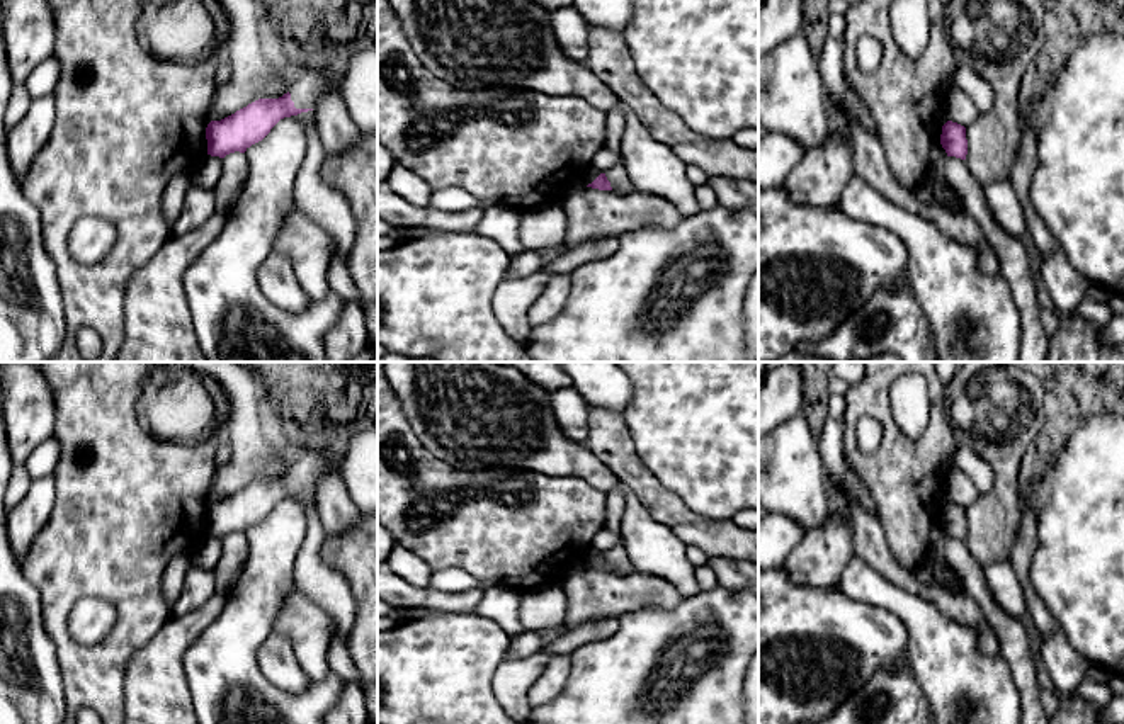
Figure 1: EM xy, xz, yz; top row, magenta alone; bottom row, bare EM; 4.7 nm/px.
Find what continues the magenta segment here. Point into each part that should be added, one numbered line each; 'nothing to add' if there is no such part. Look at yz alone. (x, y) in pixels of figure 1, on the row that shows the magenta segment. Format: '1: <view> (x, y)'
nothing to add

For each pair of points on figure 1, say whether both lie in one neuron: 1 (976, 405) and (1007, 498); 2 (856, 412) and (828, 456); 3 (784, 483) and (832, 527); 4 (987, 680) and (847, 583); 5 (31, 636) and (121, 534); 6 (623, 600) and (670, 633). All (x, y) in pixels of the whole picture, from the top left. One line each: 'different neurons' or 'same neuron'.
1: same neuron
2: different neurons
3: different neurons
4: same neuron
5: different neurons
6: different neurons

